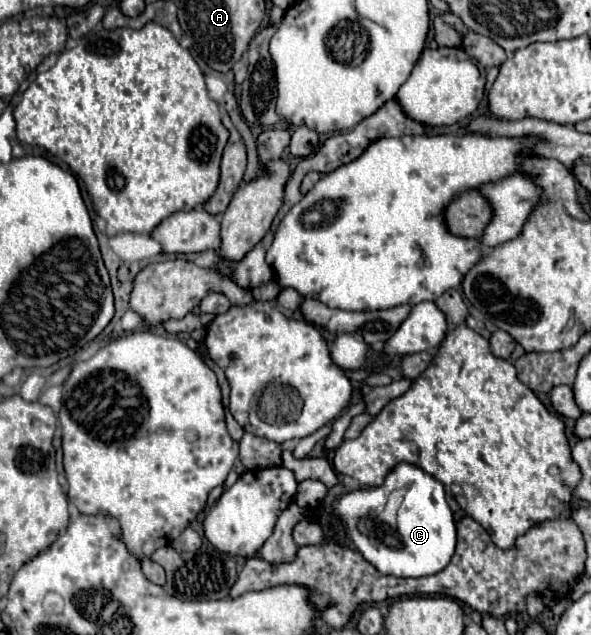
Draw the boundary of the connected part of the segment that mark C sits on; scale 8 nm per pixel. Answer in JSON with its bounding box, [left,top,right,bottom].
[357,462,457,578]

